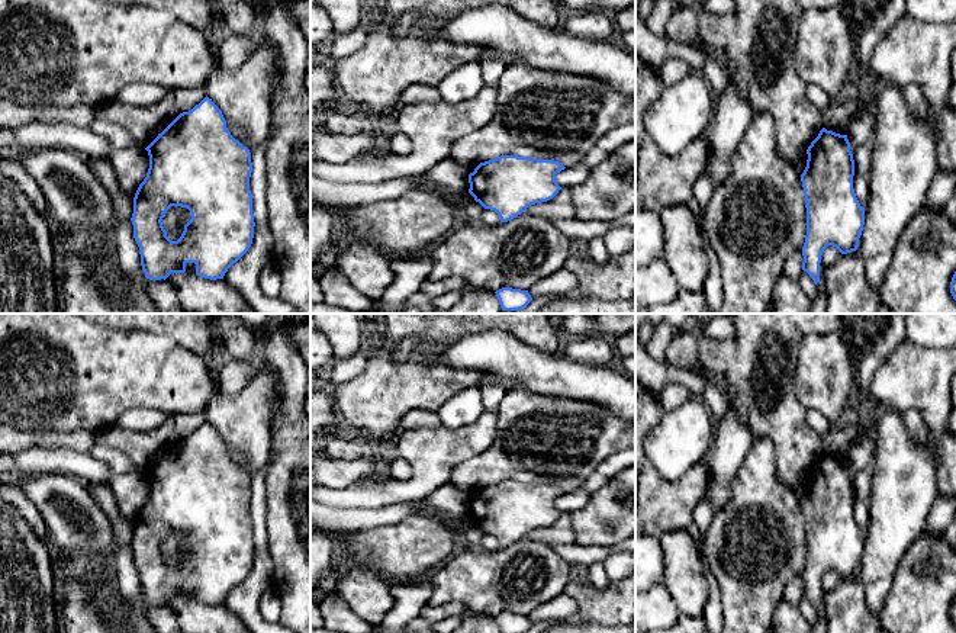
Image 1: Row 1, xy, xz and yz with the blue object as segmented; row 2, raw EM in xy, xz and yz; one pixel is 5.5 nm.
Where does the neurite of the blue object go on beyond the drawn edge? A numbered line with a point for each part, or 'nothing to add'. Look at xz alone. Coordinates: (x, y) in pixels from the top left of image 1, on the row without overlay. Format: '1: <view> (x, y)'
nothing to add

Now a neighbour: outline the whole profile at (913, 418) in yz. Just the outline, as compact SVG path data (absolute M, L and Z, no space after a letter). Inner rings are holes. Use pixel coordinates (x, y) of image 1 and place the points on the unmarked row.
M912 408L902 414L907 430L911 433L912 438L926 446L931 446L930 428L923 420L923 414Z

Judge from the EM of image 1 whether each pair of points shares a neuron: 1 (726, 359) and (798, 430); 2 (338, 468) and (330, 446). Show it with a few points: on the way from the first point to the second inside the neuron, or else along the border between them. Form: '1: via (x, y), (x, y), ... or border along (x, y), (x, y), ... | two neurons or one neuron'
1: via (749, 382), (752, 401), (766, 414), (775, 414) | one neuron
2: border along (364, 453), (356, 459), (325, 458) | two neurons

